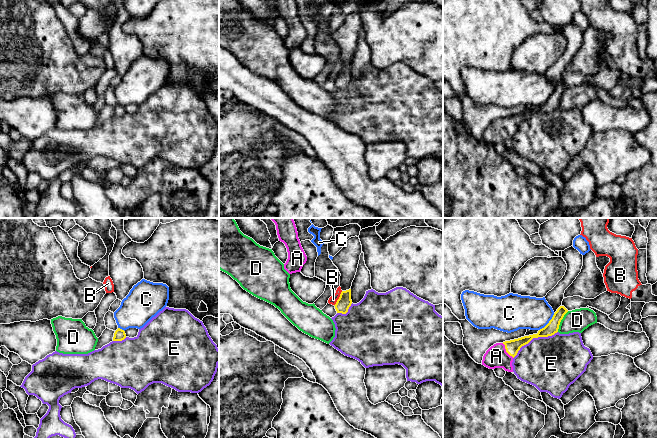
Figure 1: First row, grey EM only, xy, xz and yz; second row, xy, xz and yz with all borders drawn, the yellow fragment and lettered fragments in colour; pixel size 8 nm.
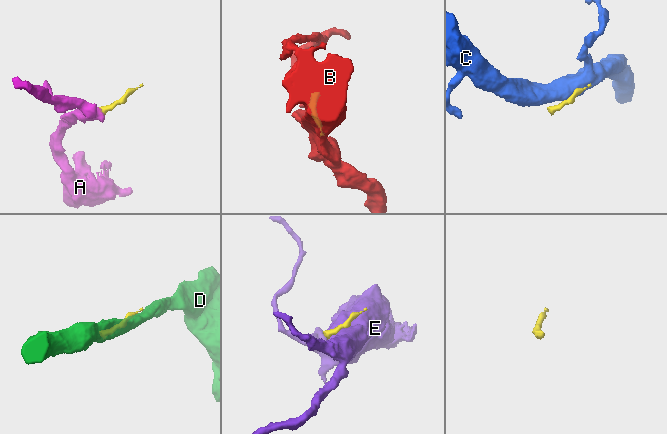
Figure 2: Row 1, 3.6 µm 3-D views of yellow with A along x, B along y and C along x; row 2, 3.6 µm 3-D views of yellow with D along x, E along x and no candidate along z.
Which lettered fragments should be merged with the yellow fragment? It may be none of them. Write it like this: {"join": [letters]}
{"join": ["A"]}

